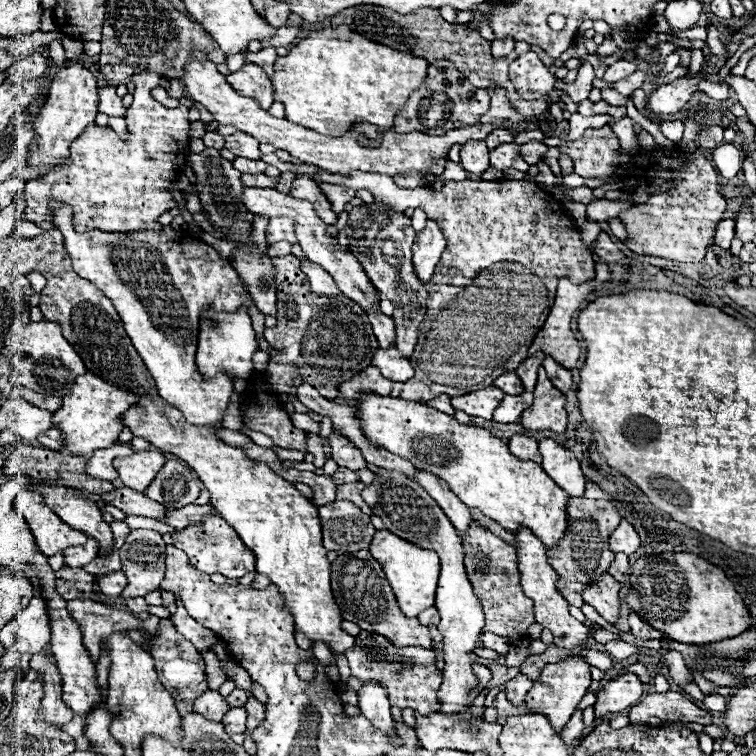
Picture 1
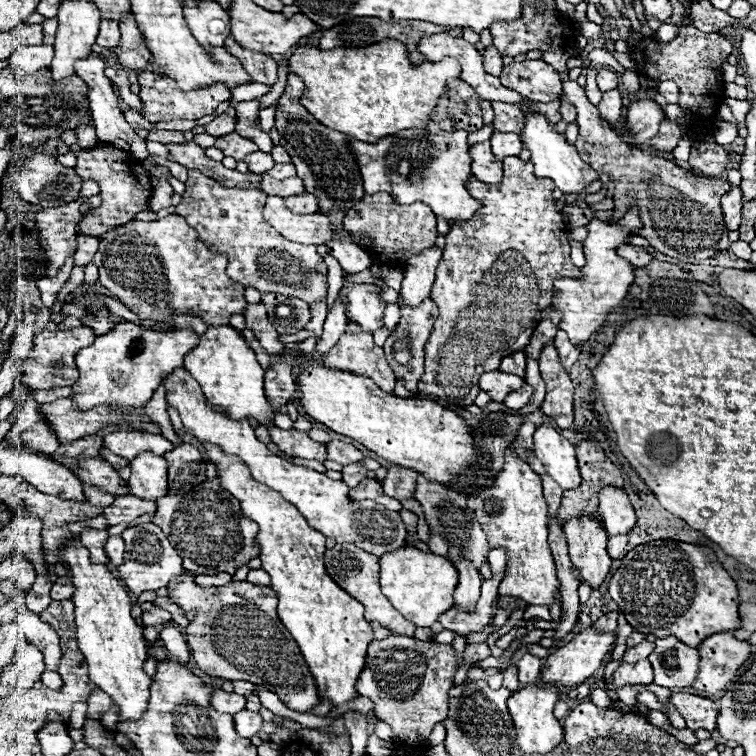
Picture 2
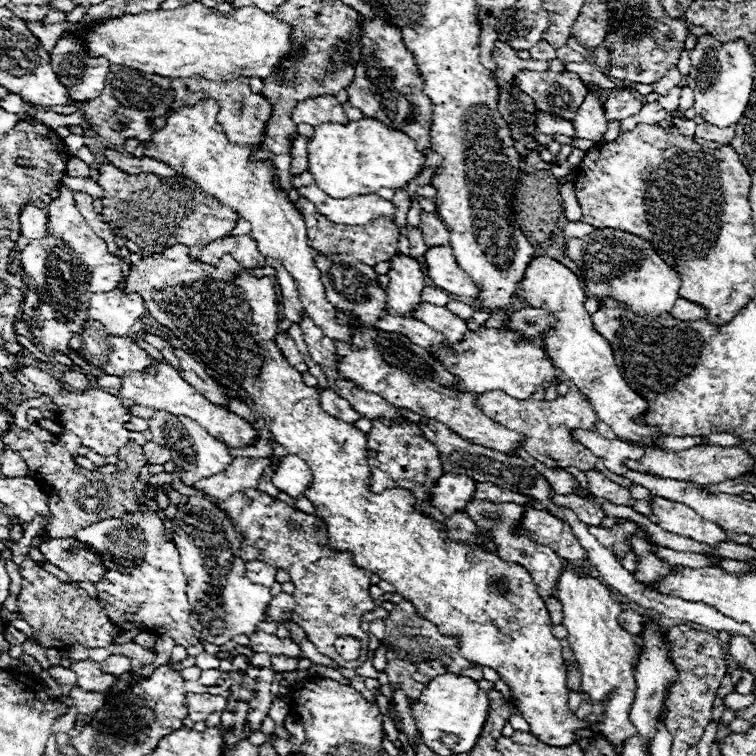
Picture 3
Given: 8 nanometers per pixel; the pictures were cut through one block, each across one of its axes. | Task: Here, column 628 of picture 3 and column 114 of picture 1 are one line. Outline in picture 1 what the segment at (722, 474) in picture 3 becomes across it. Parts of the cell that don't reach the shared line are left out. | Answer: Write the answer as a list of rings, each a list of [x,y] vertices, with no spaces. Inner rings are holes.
[[[148,450],[148,452],[136,452],[128,458],[116,458],[114,468],[118,470],[120,480],[128,488],[136,492],[144,492],[144,488],[148,488],[148,484],[156,478],[164,462],[166,458],[162,452]]]

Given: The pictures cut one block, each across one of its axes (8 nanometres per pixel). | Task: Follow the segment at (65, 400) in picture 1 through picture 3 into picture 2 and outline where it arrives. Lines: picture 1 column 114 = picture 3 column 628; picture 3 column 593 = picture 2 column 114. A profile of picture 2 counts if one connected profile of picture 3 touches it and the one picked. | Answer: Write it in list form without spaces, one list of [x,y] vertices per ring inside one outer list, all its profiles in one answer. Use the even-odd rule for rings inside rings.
[[[118,322],[108,334],[96,336],[94,344],[76,352],[80,370],[78,382],[72,386],[72,400],[78,408],[88,410],[100,404],[110,404],[120,410],[144,406],[164,376],[184,364],[184,356],[198,344],[200,336],[190,328],[172,328],[158,332],[132,322]]]

